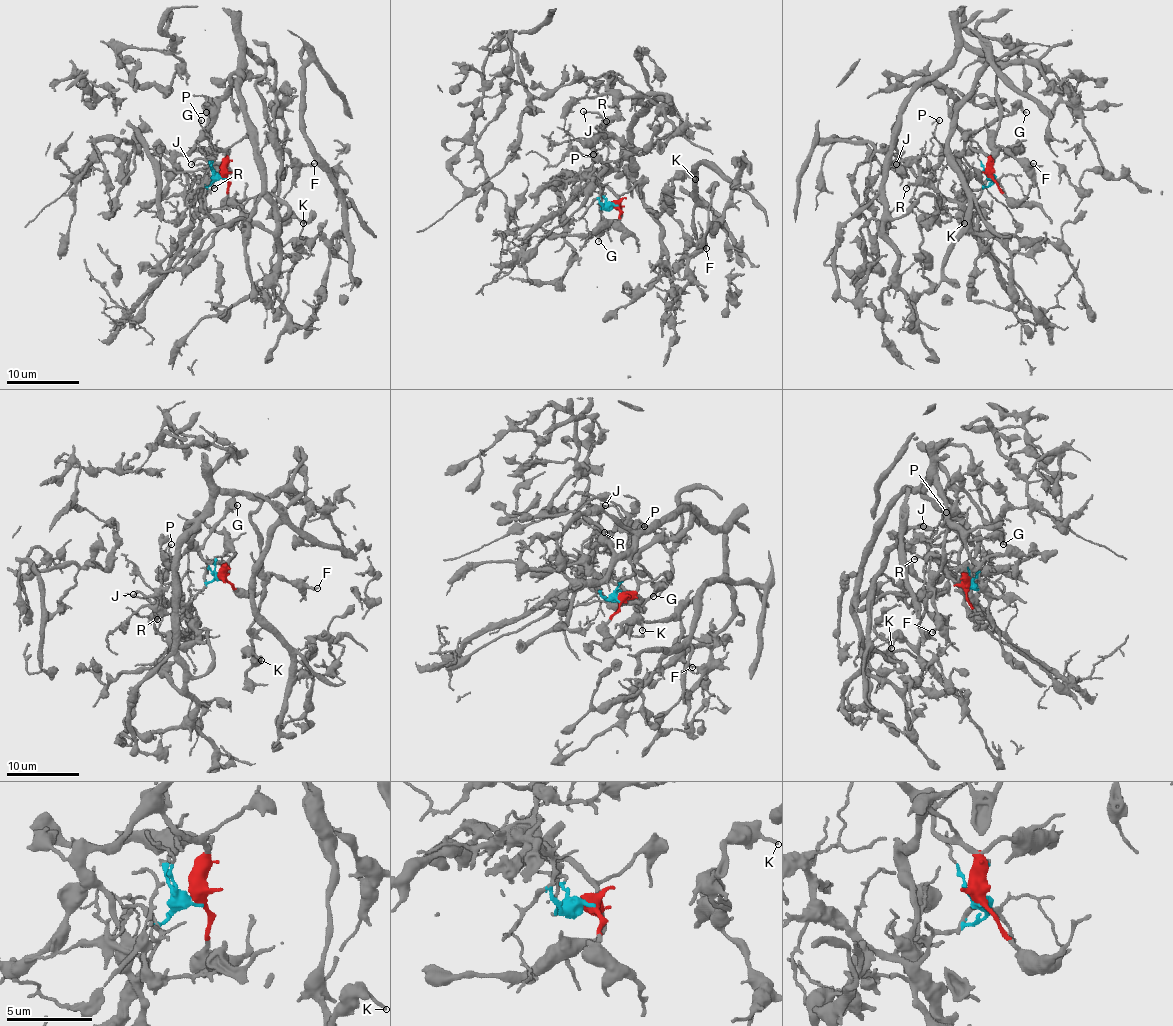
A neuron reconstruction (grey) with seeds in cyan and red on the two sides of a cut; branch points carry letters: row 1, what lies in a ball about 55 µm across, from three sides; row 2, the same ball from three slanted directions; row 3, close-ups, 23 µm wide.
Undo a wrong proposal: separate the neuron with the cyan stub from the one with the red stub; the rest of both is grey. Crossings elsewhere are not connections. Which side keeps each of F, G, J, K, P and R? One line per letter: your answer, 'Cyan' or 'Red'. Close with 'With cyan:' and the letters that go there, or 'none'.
F: Red
G: Red
J: Cyan
K: Red
P: Cyan
R: Cyan
With cyan: J, P, R

